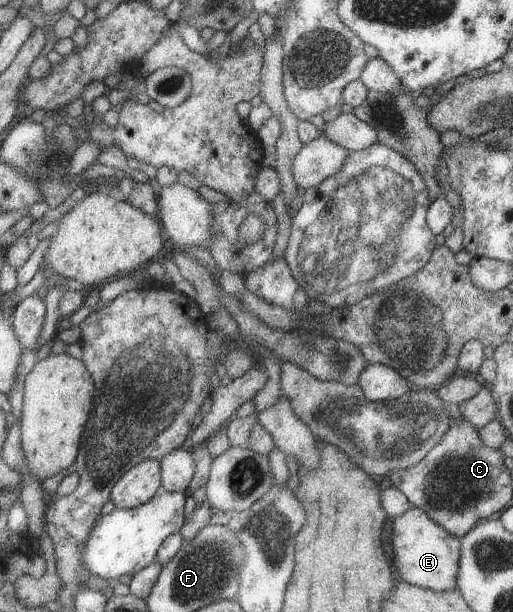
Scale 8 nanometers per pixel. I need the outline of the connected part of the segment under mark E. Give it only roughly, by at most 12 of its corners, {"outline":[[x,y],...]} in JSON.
{"outline":[[417,506],[393,526],[403,580],[456,588],[461,539]]}

